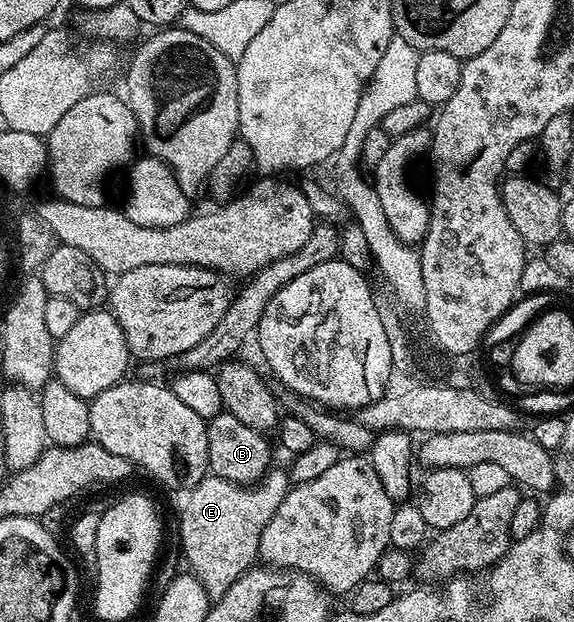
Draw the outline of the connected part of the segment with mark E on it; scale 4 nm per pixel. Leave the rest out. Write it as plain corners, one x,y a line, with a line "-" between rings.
273,466
268,473
256,484
243,485
235,484
224,480
220,476
211,474
198,481
197,484
187,493
184,500
184,509
180,512
180,544
184,547
184,556
188,559
191,575
196,576
202,582
209,601
215,602
242,578
242,574
248,571
257,563
260,555
260,539
262,530
266,530
266,522
282,506
282,498
286,498
290,487
289,473

